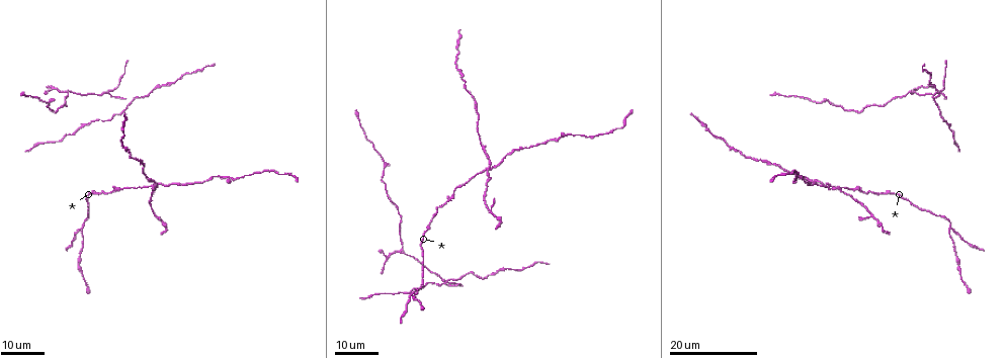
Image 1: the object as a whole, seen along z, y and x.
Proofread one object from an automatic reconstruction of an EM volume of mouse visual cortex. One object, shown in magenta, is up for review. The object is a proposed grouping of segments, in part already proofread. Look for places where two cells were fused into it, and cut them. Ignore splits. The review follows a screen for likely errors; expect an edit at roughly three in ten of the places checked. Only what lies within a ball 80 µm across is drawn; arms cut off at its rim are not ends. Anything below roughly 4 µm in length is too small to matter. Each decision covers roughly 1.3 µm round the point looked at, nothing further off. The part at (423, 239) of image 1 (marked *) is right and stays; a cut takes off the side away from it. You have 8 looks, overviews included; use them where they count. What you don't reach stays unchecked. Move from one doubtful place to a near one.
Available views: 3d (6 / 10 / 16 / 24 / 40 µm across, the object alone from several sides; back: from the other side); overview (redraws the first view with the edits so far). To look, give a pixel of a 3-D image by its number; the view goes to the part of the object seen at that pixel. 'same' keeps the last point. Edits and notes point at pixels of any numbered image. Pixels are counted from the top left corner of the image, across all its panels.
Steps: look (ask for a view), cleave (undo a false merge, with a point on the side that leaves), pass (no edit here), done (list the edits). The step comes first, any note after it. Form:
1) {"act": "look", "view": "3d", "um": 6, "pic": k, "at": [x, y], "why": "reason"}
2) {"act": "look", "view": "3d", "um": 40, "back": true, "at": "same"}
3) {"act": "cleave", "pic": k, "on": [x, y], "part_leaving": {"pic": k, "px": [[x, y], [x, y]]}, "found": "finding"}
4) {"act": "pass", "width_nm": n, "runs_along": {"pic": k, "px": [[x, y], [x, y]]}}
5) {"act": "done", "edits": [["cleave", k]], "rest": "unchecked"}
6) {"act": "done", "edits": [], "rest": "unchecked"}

{"act": "look", "view": "3d", "um": 16, "pic": 1, "at": [441, 281], "why": "small branch off a trunk"}

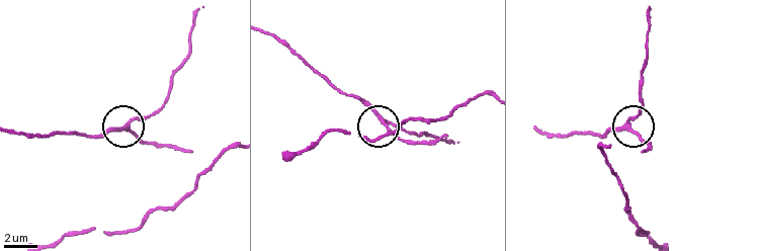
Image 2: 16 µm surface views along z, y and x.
{"act": "look", "view": "3d", "um": 6, "pic": 2, "at": [626, 126]}

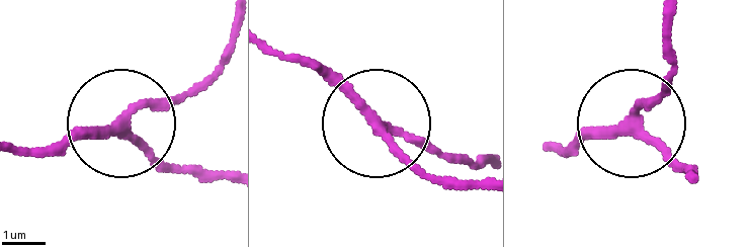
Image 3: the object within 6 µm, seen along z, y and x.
{"act": "look", "view": "3d", "um": 6, "back": true, "pic": 3, "at": [124, 125]}

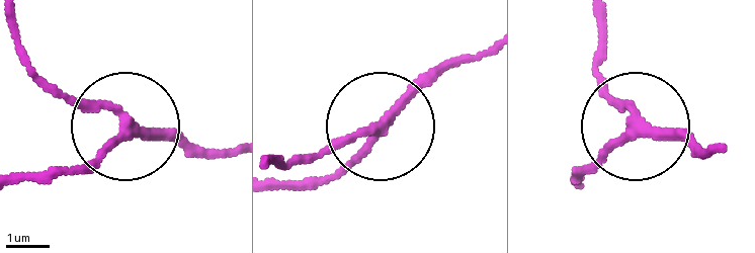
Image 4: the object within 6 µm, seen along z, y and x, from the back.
{"act": "pass", "width_nm": 210, "runs_along": {"pic": 4, "px": [[487, 48], [422, 77], [317, 182]]}, "found": "all the same cell"}

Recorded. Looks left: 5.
{"act": "look", "view": "3d", "um": 24, "pic": 1, "at": [67, 90], "why": "three arms meet"}

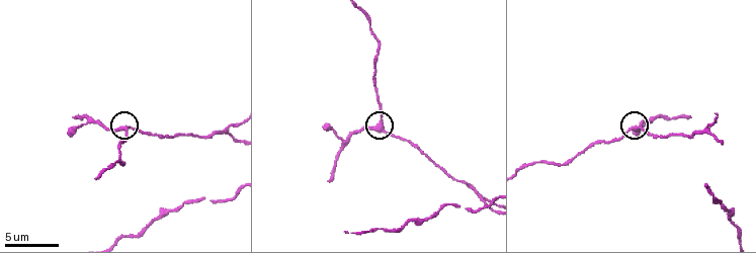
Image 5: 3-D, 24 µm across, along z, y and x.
{"act": "look", "view": "3d", "um": 10, "pic": 5, "at": [382, 130]}

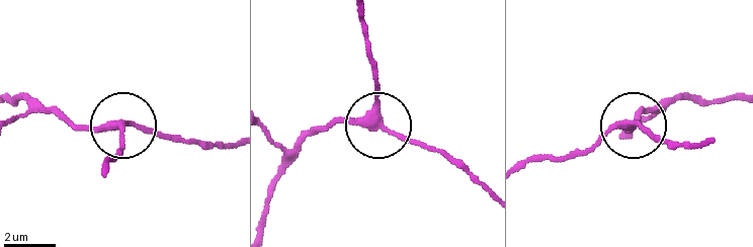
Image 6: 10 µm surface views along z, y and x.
{"act": "pass", "arms": 3, "found": "continuous, no second cell"}

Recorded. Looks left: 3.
{"act": "look", "view": "3d", "um": 24, "pic": 1, "at": [951, 229], "why": "three arms meet"}

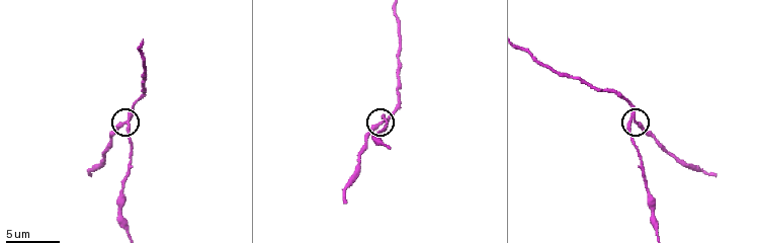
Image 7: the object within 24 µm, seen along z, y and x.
{"act": "look", "view": "3d", "um": 6, "pic": 7, "at": [632, 122]}

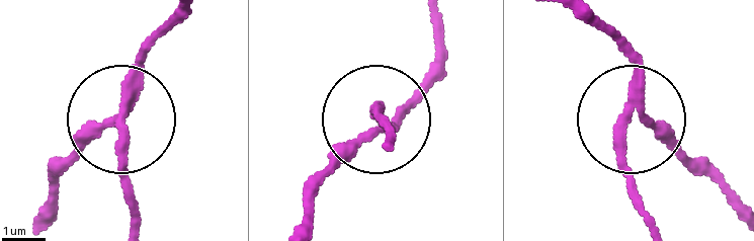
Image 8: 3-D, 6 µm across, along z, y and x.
{"act": "cleave", "pic": 8, "on": [121, 158], "width_nm": 240, "part_leaving": {"pic": 8, "px": [[123, 94], [135, 221]]}, "found": "a second cell is stuck on"}

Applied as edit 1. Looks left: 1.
{"act": "done", "edits": [["cleave", 8]], "rest": "unchecked"}

